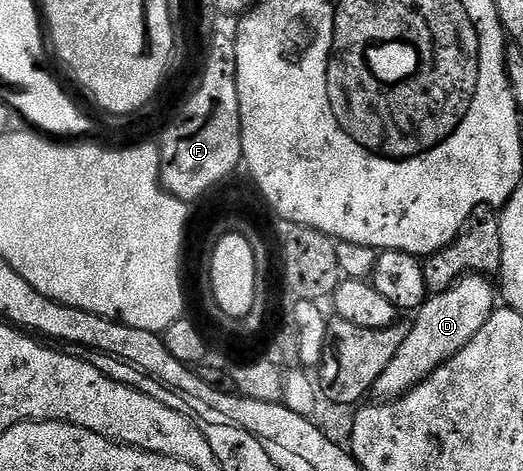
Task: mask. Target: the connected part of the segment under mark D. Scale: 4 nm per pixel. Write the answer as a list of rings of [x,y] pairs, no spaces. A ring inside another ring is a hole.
[[[469,274],[451,284],[445,292],[429,295],[415,313],[416,321],[411,321],[406,342],[398,346],[394,362],[390,362],[382,378],[378,378],[374,389],[375,395],[380,395],[377,397],[403,396],[414,385],[421,384],[431,372],[438,370],[454,354],[458,354],[458,350],[462,350],[462,346],[466,346],[466,342],[470,342],[470,338],[474,338],[474,334],[482,330],[482,326],[486,326],[490,314],[498,307],[497,285],[488,280],[491,279],[484,274]]]

